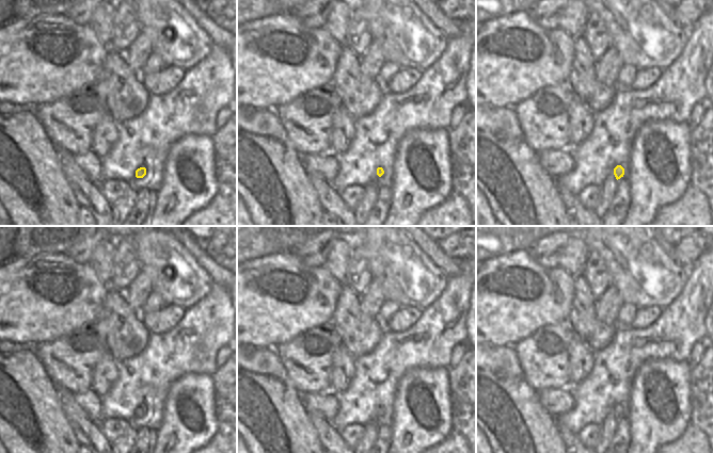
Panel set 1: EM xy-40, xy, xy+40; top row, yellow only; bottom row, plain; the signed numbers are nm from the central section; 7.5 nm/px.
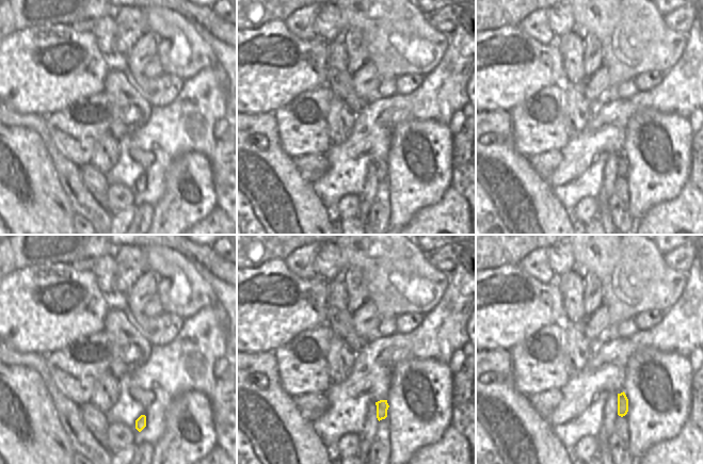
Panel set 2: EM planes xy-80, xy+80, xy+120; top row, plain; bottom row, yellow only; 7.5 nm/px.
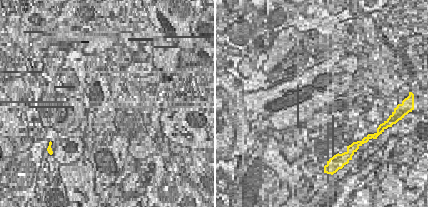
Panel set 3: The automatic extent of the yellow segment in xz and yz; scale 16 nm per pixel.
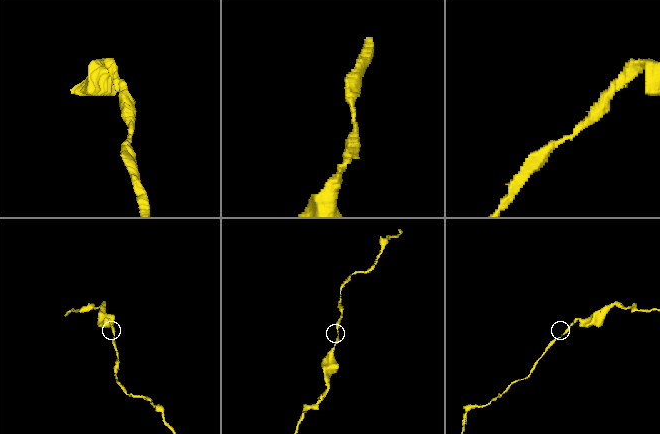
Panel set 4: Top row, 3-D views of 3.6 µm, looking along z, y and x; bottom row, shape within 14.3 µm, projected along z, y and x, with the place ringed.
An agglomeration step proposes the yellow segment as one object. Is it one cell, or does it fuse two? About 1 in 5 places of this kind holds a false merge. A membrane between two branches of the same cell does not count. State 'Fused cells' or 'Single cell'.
Single cell

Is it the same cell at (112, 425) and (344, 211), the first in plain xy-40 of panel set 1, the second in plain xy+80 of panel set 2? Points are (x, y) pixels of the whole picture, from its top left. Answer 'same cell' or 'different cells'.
same cell

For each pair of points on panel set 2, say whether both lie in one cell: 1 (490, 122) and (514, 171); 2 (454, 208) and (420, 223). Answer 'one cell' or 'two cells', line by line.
1: one cell
2: one cell

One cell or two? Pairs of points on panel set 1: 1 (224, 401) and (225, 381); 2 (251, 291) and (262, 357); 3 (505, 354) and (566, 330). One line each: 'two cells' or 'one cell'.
1: one cell
2: two cells
3: two cells

